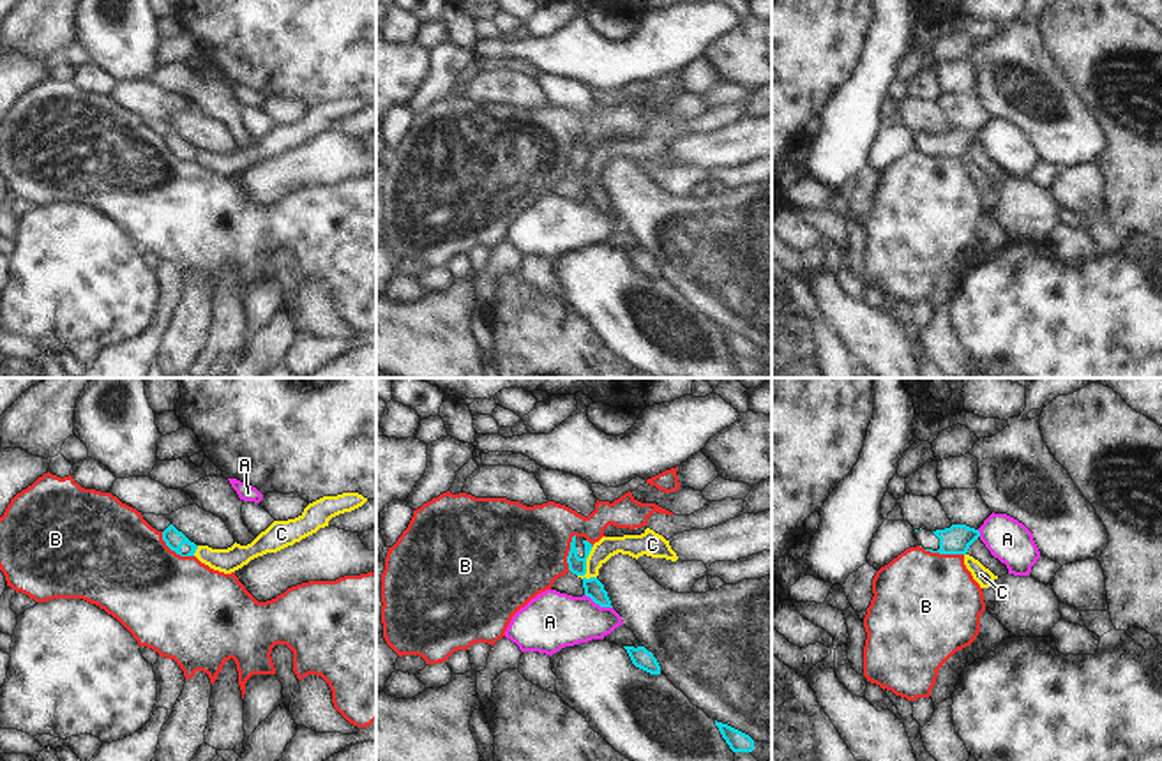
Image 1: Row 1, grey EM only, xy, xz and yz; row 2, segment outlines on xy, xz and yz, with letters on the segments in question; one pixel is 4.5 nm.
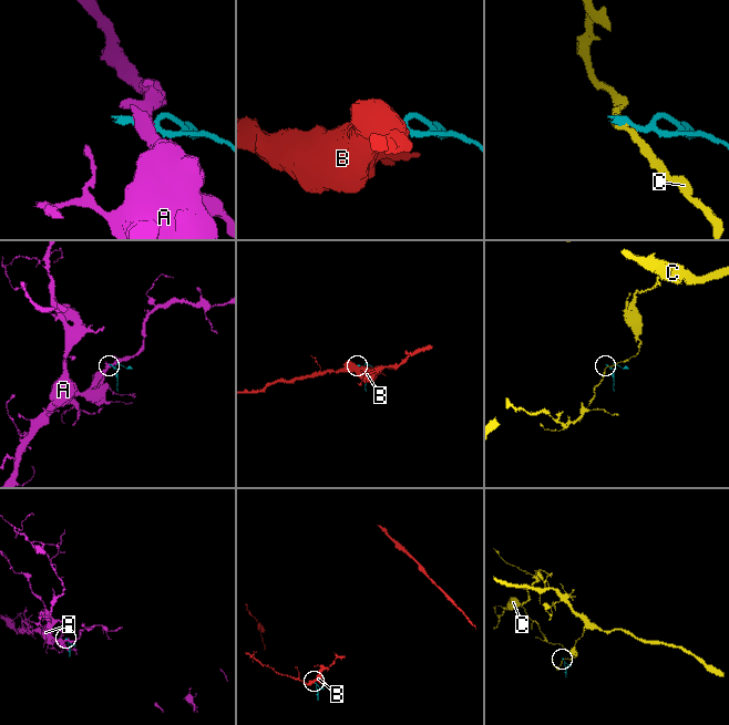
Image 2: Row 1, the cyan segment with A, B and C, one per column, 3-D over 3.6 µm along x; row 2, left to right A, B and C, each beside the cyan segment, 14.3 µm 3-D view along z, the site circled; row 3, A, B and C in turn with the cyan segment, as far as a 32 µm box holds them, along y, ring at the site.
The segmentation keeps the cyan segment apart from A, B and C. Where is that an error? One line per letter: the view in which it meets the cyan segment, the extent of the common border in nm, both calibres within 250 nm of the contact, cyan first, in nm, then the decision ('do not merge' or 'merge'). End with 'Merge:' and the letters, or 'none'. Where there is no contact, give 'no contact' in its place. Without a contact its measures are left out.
A: xz | 140 nm | 90/260 nm | do not merge
B: xy | 190 nm | 90/460 nm | do not merge
C: xz | 160 nm | 80/100 nm | do not merge
Merge: none

